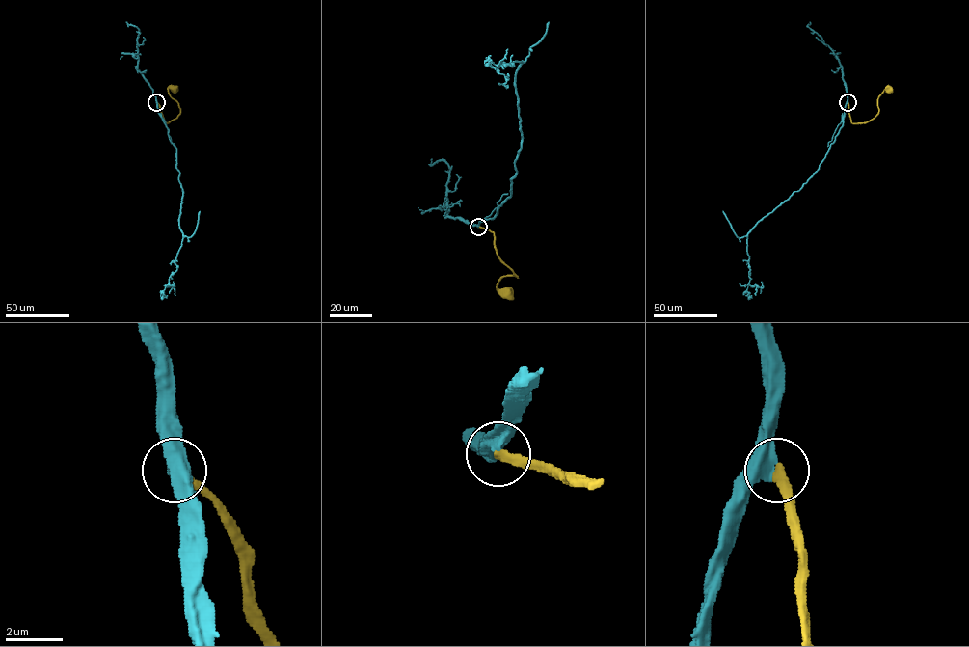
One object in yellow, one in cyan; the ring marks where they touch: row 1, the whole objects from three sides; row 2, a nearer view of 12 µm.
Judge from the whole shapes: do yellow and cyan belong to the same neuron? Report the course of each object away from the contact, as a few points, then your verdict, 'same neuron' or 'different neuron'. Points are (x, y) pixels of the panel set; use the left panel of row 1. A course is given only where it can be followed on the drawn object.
yellow runs (156, 102), (166, 123), (174, 120), (180, 108), (169, 94), (168, 89), (174, 88); cyan runs (156, 102), (176, 149), (182, 191), (183, 236), (176, 270), (169, 278), (172, 288), (173, 282); same neuron

